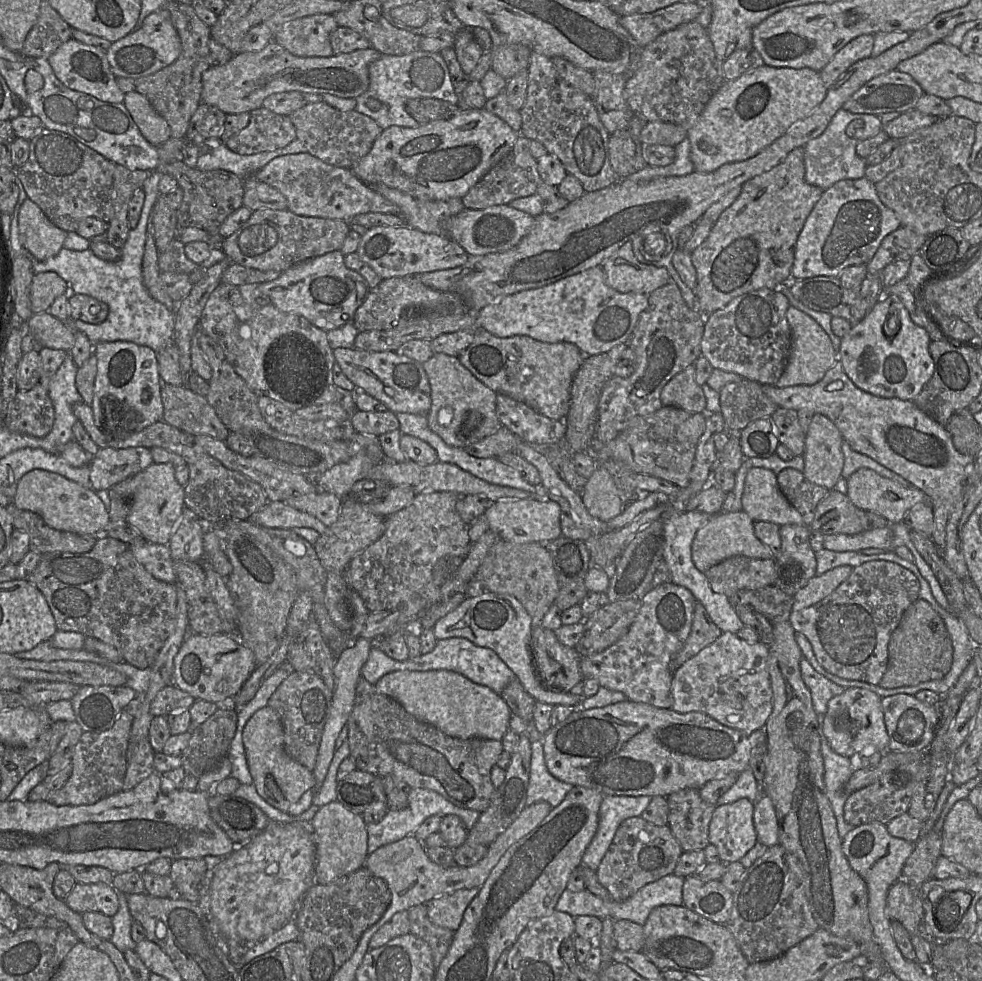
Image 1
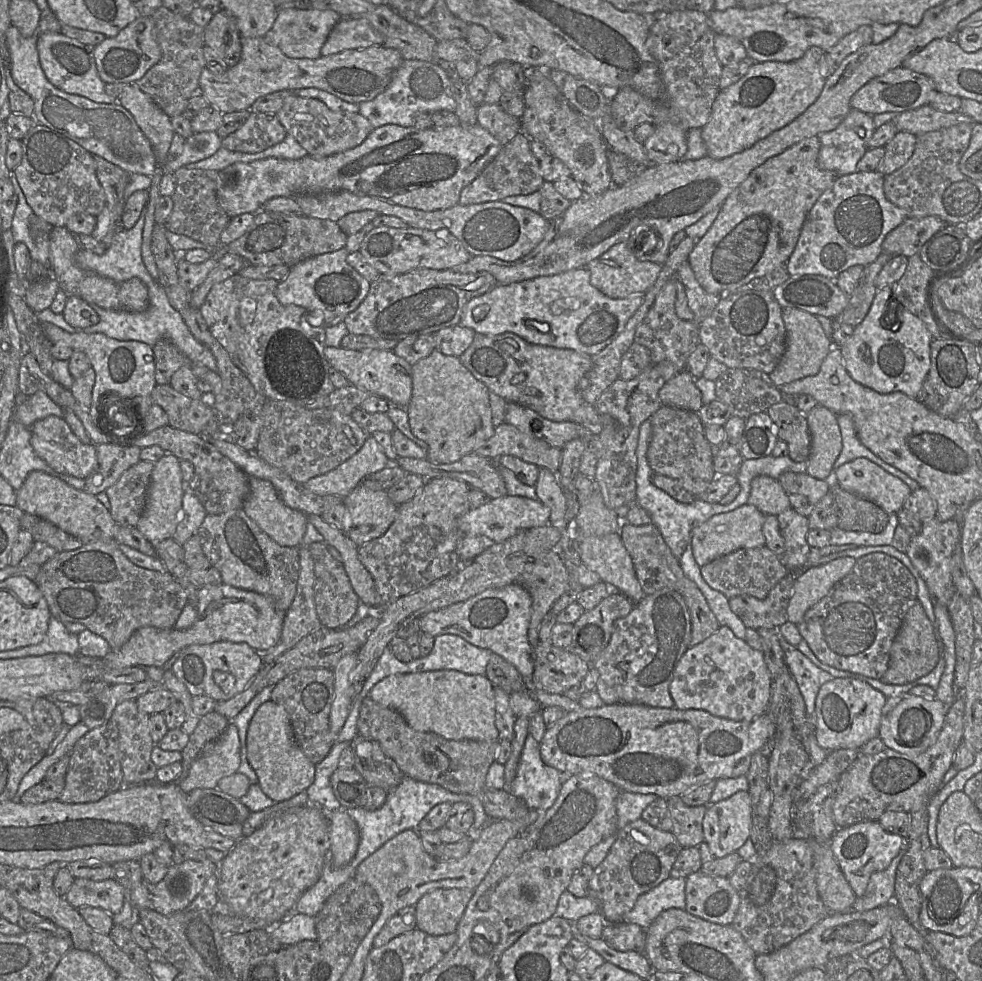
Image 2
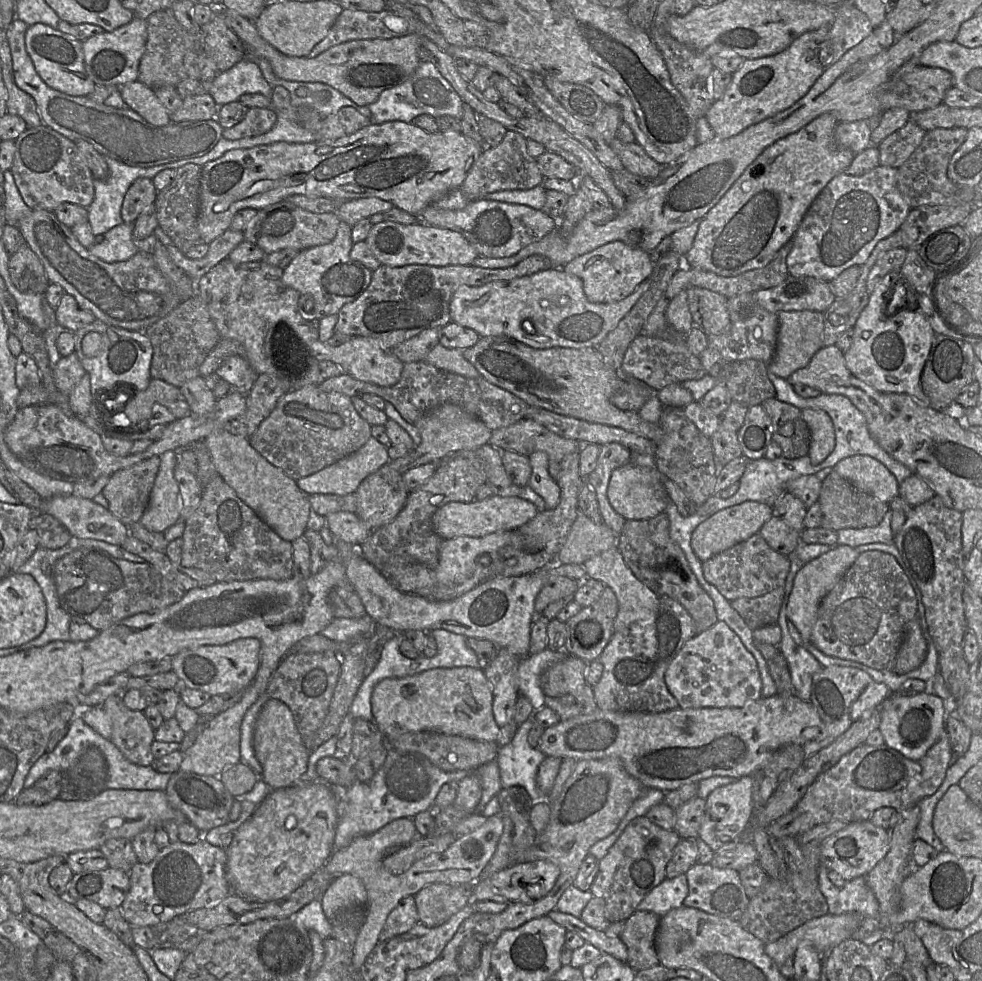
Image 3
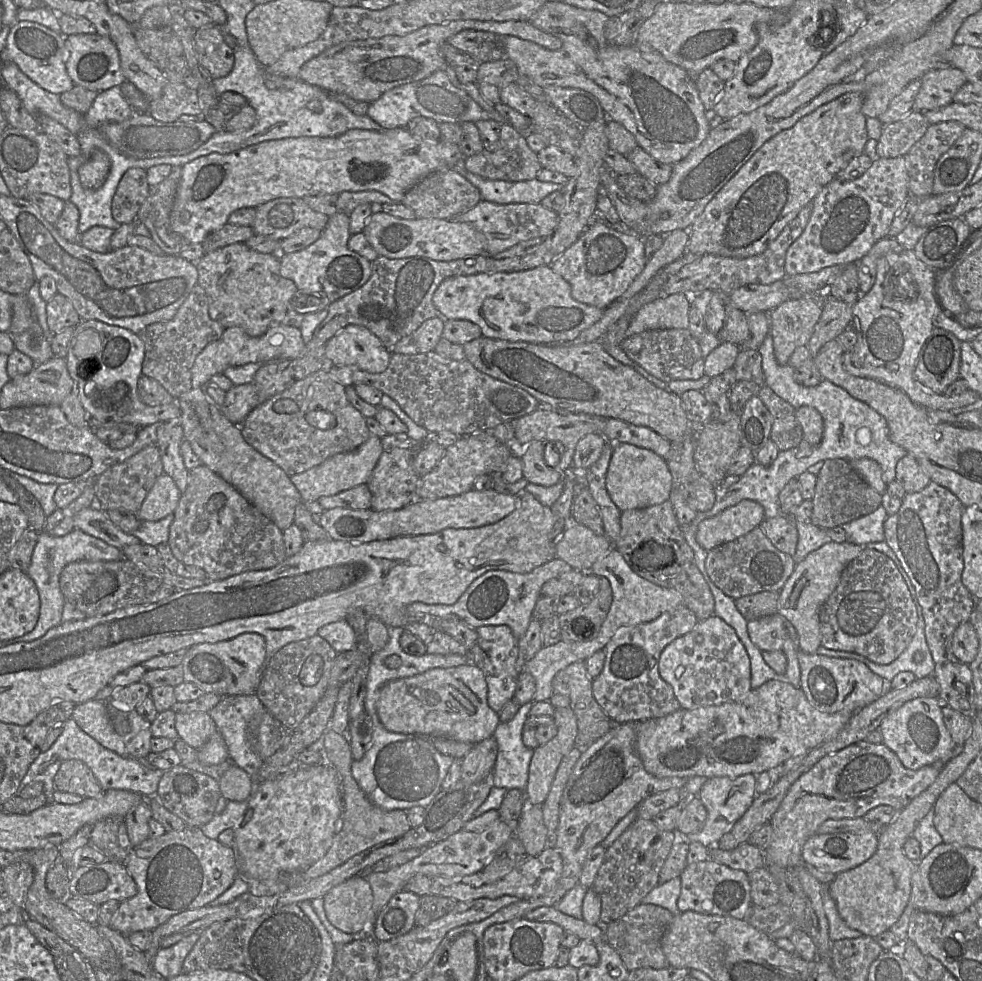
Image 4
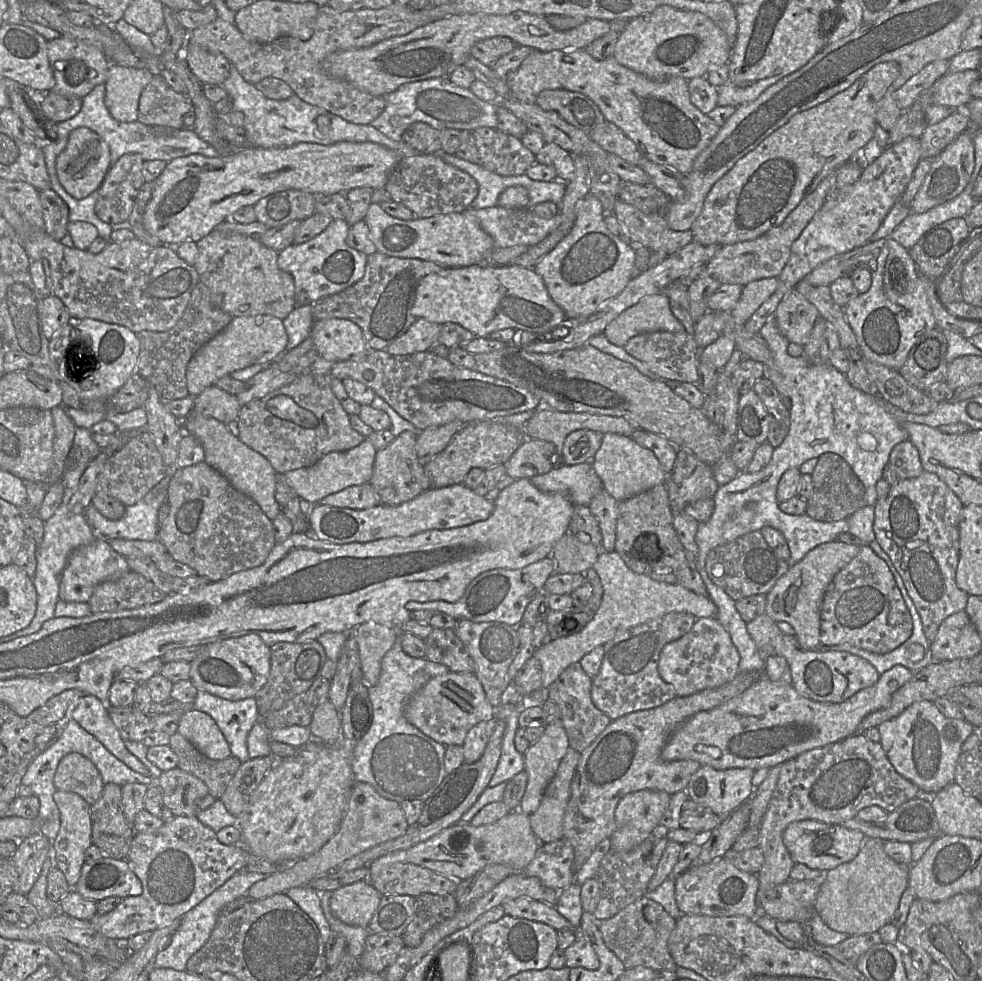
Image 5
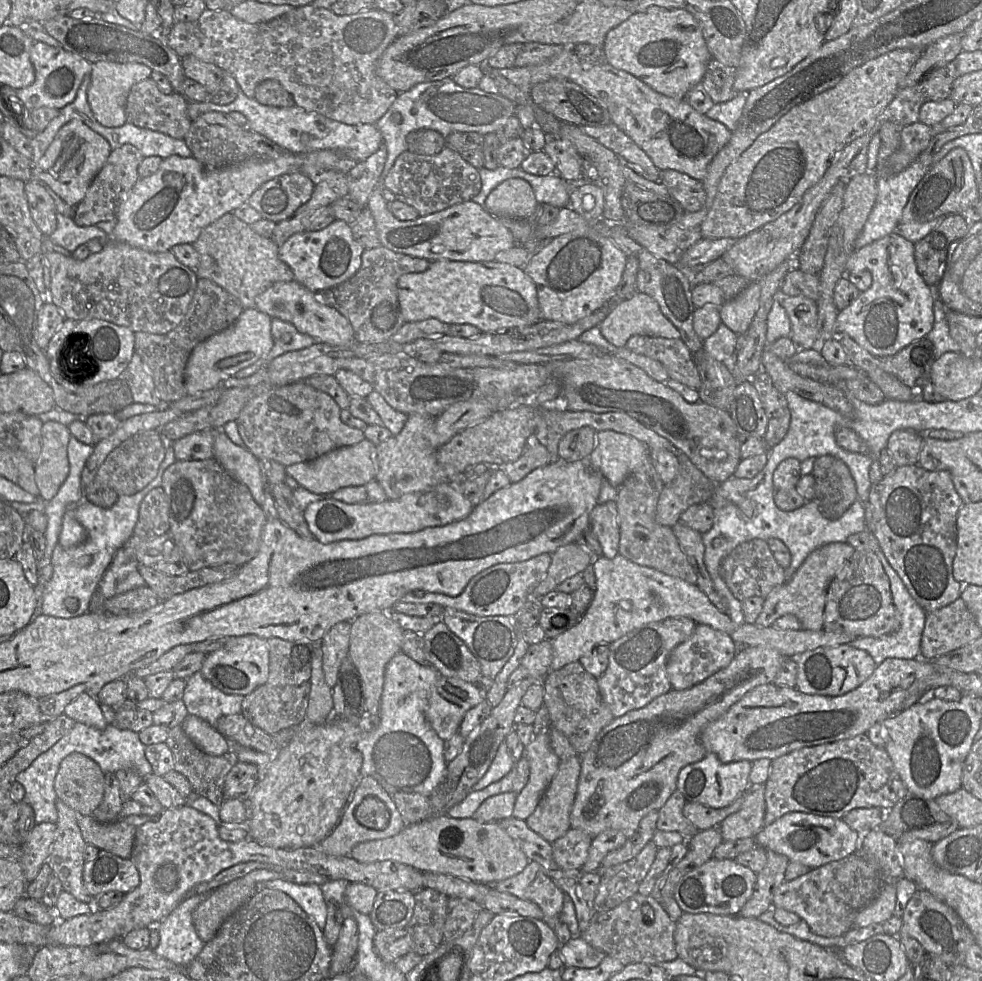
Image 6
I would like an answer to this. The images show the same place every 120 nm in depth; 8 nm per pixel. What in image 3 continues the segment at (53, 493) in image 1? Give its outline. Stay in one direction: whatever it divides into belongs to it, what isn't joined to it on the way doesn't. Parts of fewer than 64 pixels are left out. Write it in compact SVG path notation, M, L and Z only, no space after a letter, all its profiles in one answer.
M55 496L43 500L41 511L55 517L76 539L95 539L121 546L129 528L92 499Z

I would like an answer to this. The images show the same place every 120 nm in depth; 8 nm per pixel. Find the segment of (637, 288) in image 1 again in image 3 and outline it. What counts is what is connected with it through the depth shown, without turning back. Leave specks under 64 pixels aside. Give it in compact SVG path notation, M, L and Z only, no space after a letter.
M613 241L574 258L562 269L582 280L583 291L588 301L611 303L626 298L642 281L648 279L654 270L654 262L650 253L623 241Z

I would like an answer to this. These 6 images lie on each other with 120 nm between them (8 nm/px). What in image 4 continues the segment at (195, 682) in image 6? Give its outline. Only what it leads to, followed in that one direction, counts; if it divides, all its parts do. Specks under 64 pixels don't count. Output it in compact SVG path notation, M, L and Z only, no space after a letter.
M256 693L250 695L222 696L220 702L209 712L228 748L229 760L245 770L256 781L263 760L254 750L254 735L266 709Z

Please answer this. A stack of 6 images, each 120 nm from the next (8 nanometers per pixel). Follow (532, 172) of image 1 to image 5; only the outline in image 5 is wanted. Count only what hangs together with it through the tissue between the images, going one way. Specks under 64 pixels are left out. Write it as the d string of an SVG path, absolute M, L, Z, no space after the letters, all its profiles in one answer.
M496 130L492 157L481 164L498 175L517 176L525 174L536 162L535 155L523 145L521 139Z

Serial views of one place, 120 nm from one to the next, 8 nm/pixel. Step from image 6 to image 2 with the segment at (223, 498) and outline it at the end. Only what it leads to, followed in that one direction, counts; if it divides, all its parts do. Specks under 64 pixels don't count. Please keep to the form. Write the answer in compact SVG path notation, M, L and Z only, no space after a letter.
M243 508L219 515L207 514L197 535L205 556L219 570L224 584L269 596L278 610L288 610L299 577L297 547L277 544L246 515Z

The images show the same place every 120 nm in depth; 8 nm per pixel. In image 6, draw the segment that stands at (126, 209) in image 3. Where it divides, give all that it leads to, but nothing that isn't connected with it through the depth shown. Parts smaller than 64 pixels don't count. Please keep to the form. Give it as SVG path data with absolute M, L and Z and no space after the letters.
M124 144L112 150L104 166L91 182L84 198L74 207L75 224L92 226L99 222L116 220L120 206L139 180L138 167L143 158L141 152L131 144Z

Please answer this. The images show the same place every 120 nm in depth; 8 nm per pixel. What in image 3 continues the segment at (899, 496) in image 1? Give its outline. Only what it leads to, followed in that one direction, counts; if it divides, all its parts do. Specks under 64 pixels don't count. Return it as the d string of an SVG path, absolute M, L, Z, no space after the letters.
M854 455L840 460L833 468L858 489L884 503L899 495L899 482L877 459L869 455Z

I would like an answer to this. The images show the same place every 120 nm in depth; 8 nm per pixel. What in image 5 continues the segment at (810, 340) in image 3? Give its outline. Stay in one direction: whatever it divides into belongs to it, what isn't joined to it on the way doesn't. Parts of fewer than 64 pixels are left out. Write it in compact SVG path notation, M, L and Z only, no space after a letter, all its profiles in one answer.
M794 290L781 300L774 316L779 331L789 343L802 346L821 317L816 306Z

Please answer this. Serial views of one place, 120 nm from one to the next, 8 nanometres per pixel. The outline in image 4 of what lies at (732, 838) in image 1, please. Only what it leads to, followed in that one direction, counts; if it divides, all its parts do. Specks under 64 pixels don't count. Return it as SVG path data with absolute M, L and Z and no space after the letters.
M751 773L735 778L727 776L707 778L697 795L707 810L707 819L700 831L691 833L685 838L689 842L700 842L709 849L715 847L720 838L732 829L733 825L751 806L757 795L755 784L756 775Z

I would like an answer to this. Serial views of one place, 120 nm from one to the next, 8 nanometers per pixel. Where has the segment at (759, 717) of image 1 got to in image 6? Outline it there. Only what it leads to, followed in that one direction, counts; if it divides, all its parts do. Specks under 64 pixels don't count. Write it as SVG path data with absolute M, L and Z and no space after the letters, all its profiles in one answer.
M697 624L692 635L679 644L669 656L667 674L672 689L685 690L703 682L728 666L738 648L738 644L728 634L705 624Z

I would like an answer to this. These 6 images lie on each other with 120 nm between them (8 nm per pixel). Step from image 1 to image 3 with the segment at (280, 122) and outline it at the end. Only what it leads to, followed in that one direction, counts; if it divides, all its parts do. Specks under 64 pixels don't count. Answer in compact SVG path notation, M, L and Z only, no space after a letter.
M249 108L243 120L231 128L223 130L227 140L259 136L272 129L277 121L277 113L272 108Z

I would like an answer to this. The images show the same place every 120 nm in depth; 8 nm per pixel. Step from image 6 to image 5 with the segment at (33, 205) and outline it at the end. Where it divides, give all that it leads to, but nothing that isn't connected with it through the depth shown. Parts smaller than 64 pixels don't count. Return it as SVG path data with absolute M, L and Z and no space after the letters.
M52 189L39 190L45 232L60 241L68 234L69 209Z

